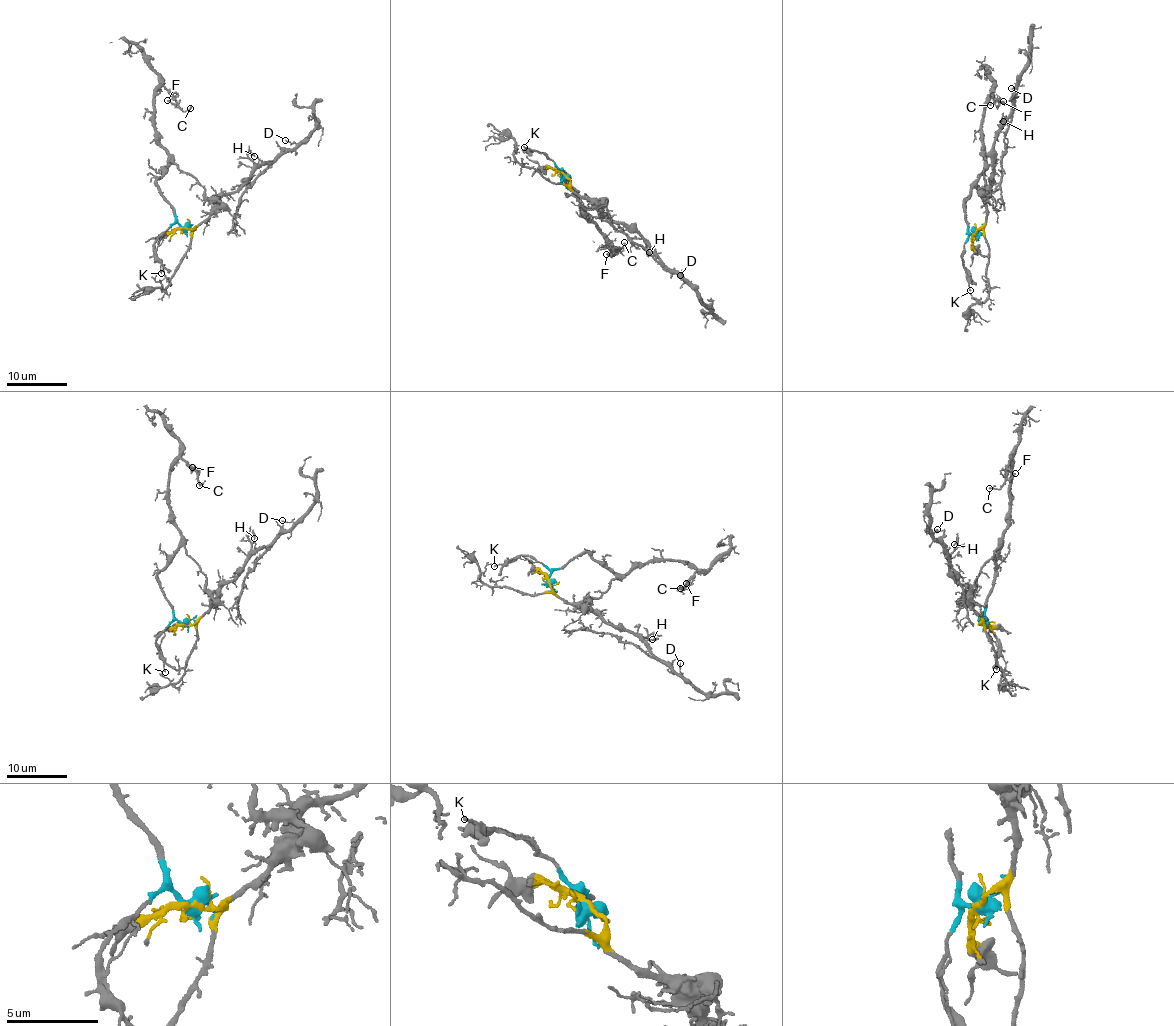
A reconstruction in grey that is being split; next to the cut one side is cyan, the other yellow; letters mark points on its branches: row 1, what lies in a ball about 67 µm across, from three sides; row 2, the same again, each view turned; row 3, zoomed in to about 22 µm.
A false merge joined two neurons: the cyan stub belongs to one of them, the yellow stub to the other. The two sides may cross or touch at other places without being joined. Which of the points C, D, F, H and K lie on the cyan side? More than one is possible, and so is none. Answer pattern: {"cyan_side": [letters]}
{"cyan_side": ["C", "F", "K"]}

